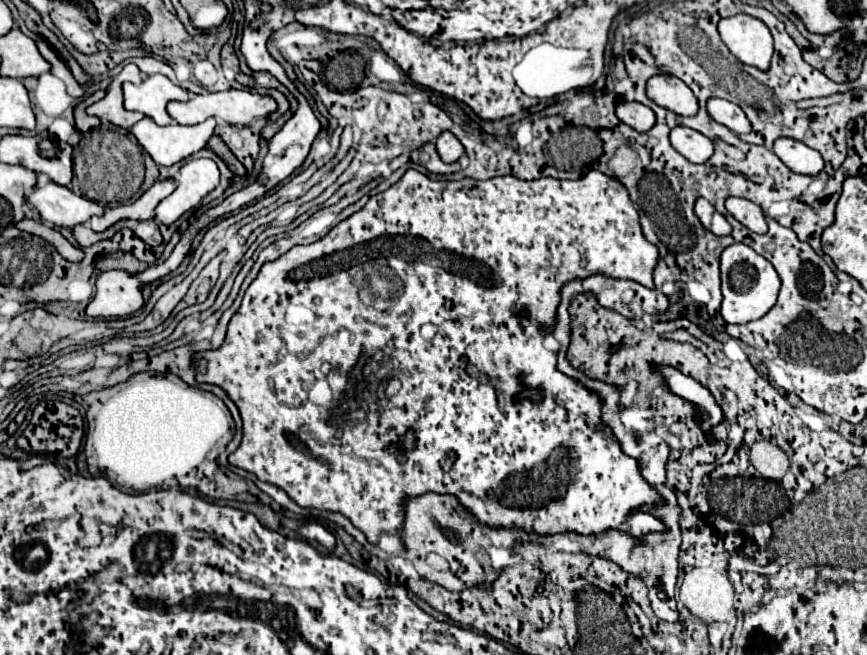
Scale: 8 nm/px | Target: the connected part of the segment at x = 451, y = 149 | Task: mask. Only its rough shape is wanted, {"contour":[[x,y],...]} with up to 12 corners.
{"contour":[[451,131],[437,137],[437,153],[445,163],[463,157],[461,141]]}

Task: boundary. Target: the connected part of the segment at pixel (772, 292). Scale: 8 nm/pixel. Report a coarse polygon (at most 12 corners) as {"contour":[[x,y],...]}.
{"contour":[[751,247],[721,253],[721,315],[749,323],[775,305],[781,279]]}

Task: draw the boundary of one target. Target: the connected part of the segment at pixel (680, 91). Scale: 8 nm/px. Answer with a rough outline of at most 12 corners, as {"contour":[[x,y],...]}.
{"contour":[[673,75],[647,81],[647,95],[677,115],[695,115],[697,97]]}

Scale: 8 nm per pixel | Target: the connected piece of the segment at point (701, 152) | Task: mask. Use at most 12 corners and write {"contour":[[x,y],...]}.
{"contour":[[689,127],[671,131],[671,145],[691,163],[713,155],[711,139]]}

